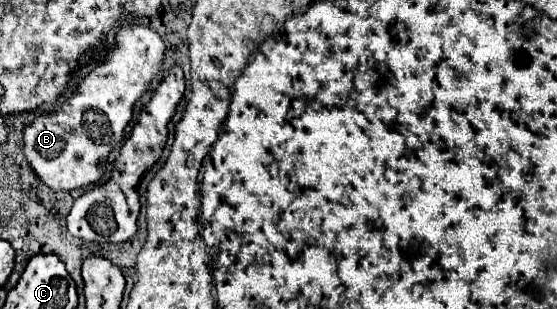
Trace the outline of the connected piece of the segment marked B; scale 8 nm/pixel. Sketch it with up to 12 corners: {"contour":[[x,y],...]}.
{"contour":[[122,23],[74,95],[24,127],[52,191],[104,177],[166,45]]}

